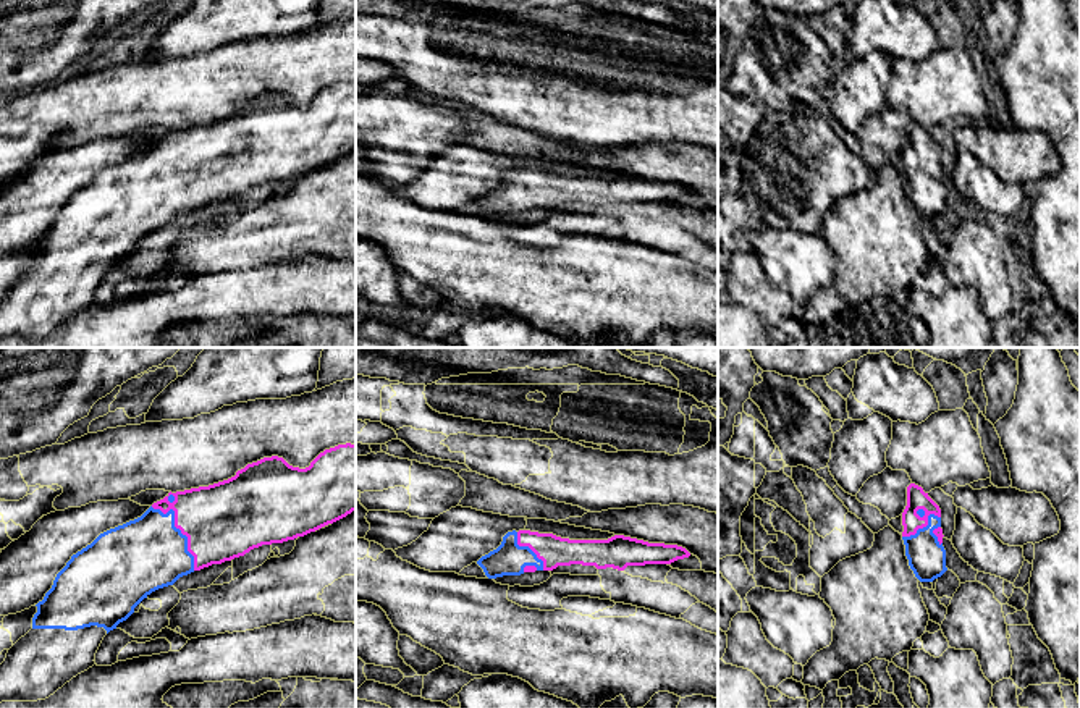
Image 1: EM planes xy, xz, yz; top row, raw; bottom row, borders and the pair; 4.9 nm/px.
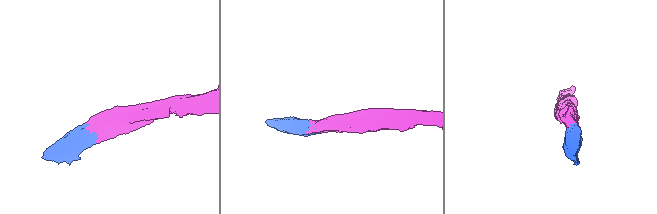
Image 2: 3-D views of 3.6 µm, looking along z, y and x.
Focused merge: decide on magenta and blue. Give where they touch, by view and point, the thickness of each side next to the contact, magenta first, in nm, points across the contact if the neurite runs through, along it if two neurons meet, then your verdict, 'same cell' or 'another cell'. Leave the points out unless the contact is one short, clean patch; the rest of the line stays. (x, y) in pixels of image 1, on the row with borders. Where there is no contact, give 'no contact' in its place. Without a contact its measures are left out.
xy (178, 527) | 380/360 nm | across xy (223, 521), (178, 527), (157, 548), (147, 553) | same cell

